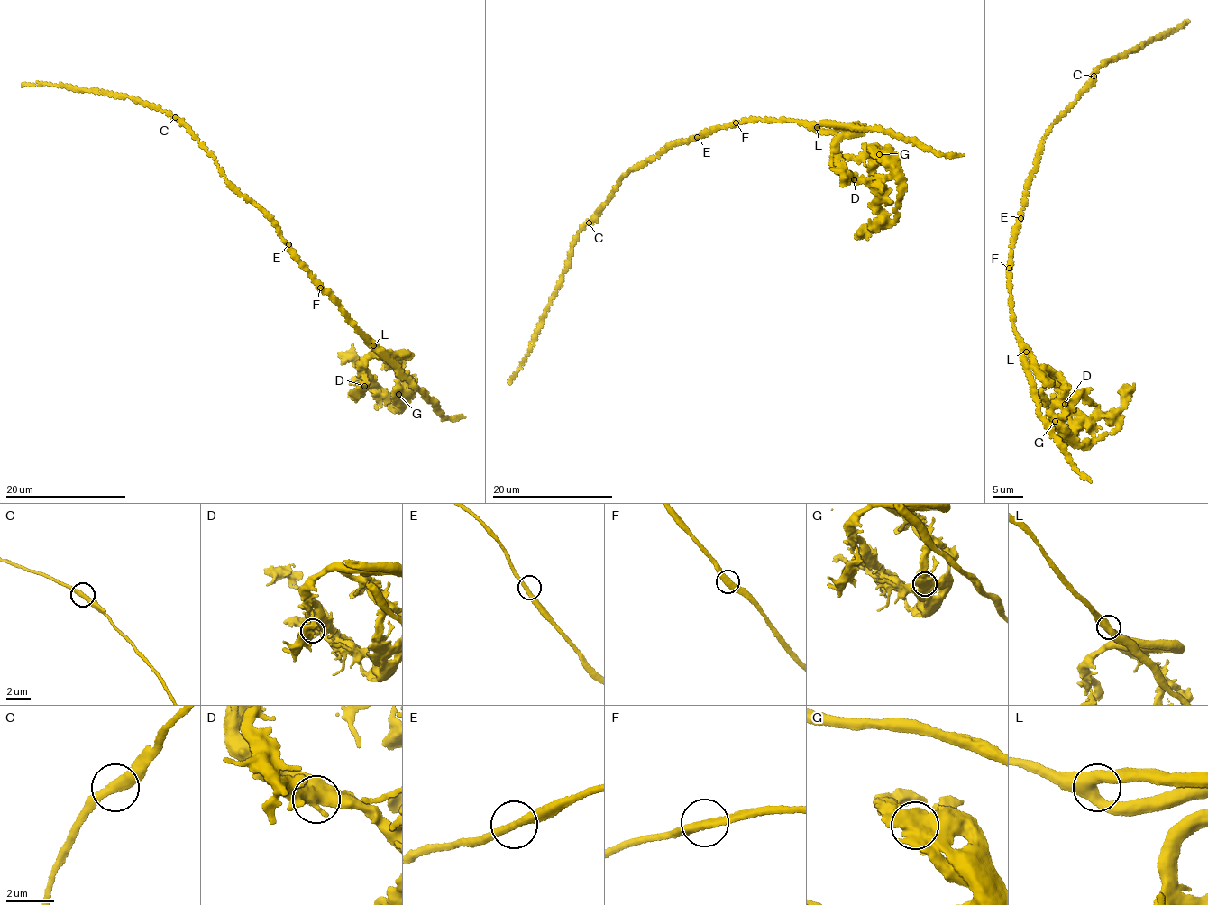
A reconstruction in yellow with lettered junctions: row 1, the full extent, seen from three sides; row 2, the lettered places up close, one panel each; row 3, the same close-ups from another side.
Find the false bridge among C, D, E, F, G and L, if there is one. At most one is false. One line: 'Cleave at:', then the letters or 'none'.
Cleave at: G

